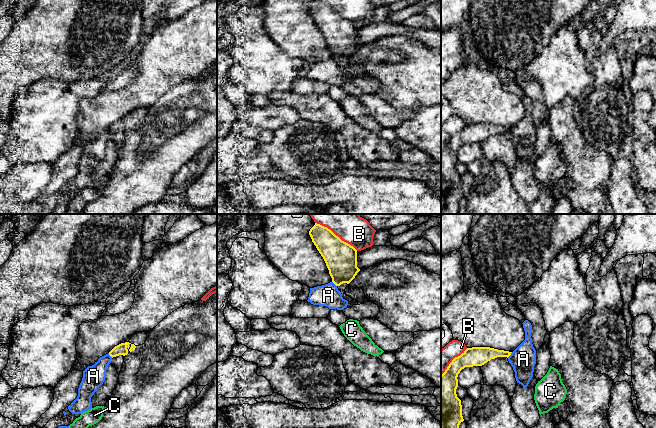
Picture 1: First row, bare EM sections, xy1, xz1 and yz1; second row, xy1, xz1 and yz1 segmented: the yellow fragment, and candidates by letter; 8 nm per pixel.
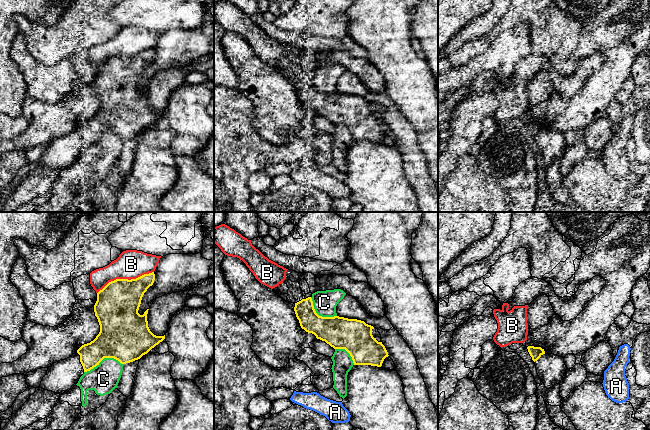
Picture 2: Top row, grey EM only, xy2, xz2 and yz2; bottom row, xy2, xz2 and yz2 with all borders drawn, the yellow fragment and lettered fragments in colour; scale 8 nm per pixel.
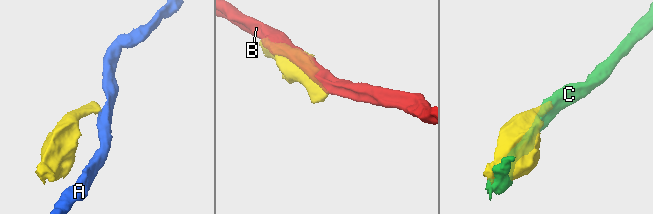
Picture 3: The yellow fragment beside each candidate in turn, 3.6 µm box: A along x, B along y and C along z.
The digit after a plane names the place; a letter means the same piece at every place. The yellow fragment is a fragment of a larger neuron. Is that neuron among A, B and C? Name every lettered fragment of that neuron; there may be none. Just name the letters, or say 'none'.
none

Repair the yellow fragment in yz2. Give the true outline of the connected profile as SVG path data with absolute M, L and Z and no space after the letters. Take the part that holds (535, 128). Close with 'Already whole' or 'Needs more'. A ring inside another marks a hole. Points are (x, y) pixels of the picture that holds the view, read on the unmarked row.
M528 122L527 125L535 139L537 150L545 163L550 165L558 160L568 145L564 134L554 130L546 130L541 123Z. Needs more

